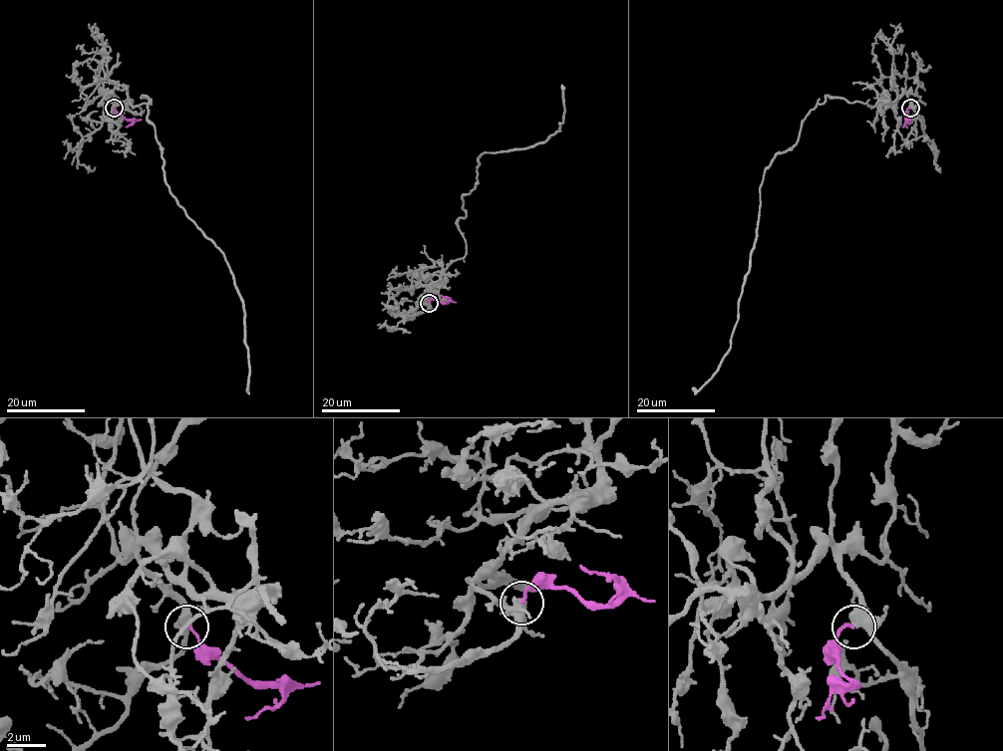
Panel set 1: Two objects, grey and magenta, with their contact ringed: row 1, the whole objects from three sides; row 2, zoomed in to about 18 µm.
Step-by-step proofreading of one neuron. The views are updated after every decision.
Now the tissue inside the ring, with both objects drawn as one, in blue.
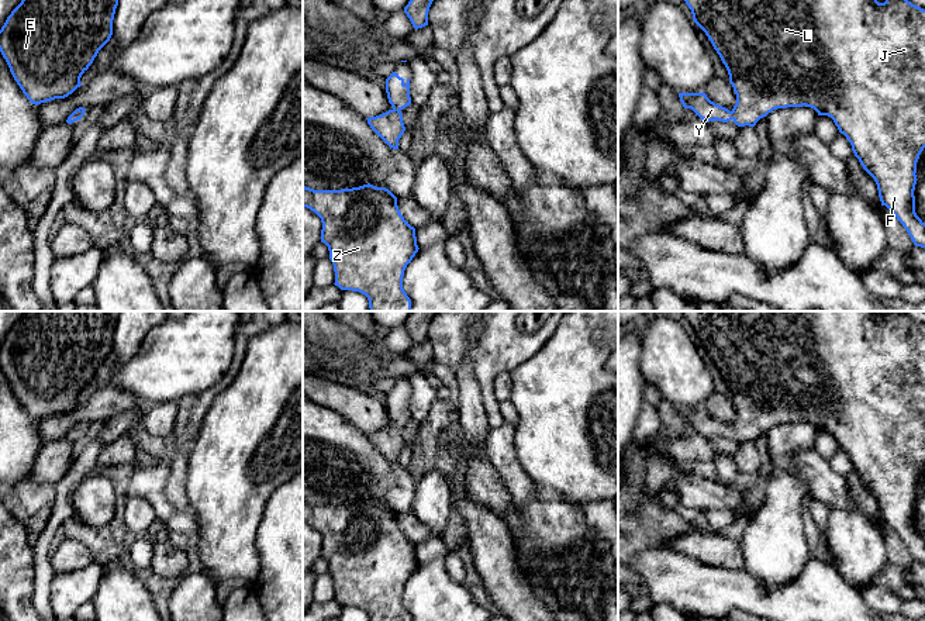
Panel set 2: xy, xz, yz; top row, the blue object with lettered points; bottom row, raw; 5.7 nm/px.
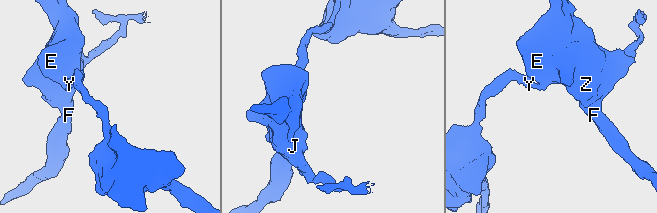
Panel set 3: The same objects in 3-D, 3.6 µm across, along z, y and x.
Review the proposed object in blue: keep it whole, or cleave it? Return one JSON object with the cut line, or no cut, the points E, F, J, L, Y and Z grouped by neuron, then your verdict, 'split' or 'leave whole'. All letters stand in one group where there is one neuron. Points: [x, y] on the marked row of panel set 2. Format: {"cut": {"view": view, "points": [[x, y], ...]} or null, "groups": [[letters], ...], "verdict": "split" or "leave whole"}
{"cut": null, "groups": [["E", "F", "J", "L", "Y", "Z"]], "verdict": "leave whole"}

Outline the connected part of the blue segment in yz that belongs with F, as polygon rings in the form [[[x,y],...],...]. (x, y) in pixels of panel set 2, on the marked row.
[[[684,0],[688,8],[691,10],[693,20],[694,23],[705,32],[708,39],[711,41],[714,49],[719,55],[722,63],[725,65],[728,75],[729,75],[729,83],[734,87],[734,92],[736,94],[736,104],[734,108],[729,111],[728,108],[715,104],[711,101],[707,94],[703,93],[679,93],[680,101],[684,108],[691,108],[696,115],[698,115],[701,120],[710,123],[710,121],[734,121],[738,127],[755,127],[756,123],[766,117],[769,113],[777,108],[787,108],[787,107],[811,107],[814,108],[818,115],[828,115],[833,120],[835,125],[838,127],[839,132],[846,137],[846,139],[852,145],[852,151],[855,156],[859,159],[860,165],[863,169],[874,179],[879,190],[879,197],[881,201],[881,206],[886,206],[895,217],[897,220],[902,224],[902,227],[907,230],[908,235],[911,237],[912,242],[915,246],[925,248],[925,222],[917,215],[915,213],[915,184],[917,184],[917,162],[919,159],[921,152],[925,148],[925,10],[912,4],[908,0],[886,0],[884,3],[879,3],[877,0]]]

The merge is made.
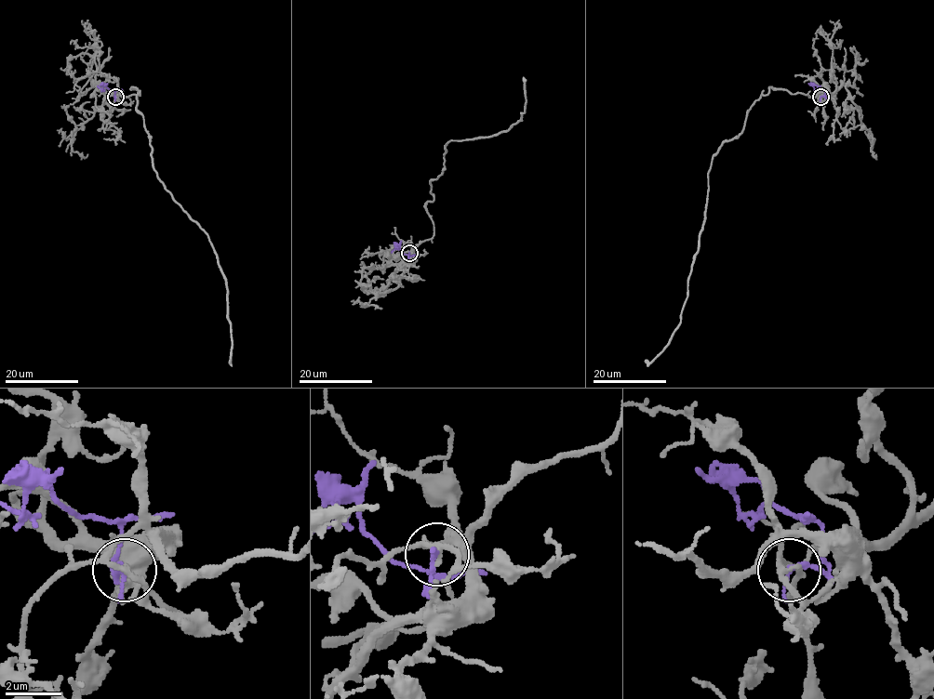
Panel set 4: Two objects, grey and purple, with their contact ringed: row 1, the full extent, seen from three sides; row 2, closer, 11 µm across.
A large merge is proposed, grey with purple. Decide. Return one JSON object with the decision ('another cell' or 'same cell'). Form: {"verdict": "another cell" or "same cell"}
{"verdict": "another cell"}

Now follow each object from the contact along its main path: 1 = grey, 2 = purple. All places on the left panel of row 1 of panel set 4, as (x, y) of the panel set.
1: (115, 97), (140, 94), (135, 87), (140, 95), (137, 110), (157, 178), (217, 257), (229, 360)
2: (115, 97), (115, 90), (97, 85)

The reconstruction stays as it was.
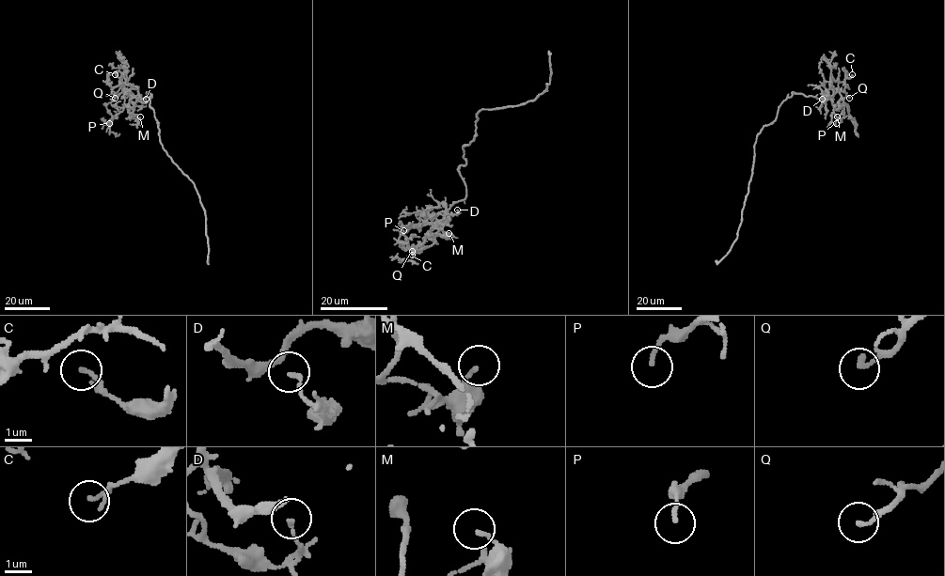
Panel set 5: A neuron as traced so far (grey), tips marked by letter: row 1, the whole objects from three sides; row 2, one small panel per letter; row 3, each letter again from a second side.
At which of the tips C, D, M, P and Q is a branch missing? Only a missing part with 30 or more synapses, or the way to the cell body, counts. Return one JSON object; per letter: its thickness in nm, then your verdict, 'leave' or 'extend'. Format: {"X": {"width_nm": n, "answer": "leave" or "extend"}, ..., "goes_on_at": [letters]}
{"C": {"width_nm": 110, "answer": "leave"}, "D": {"width_nm": 150, "answer": "leave"}, "M": {"width_nm": 120, "answer": "leave"}, "P": {"width_nm": 130, "answer": "leave"}, "Q": {"width_nm": 170, "answer": "extend"}, "goes_on_at": ["Q"]}

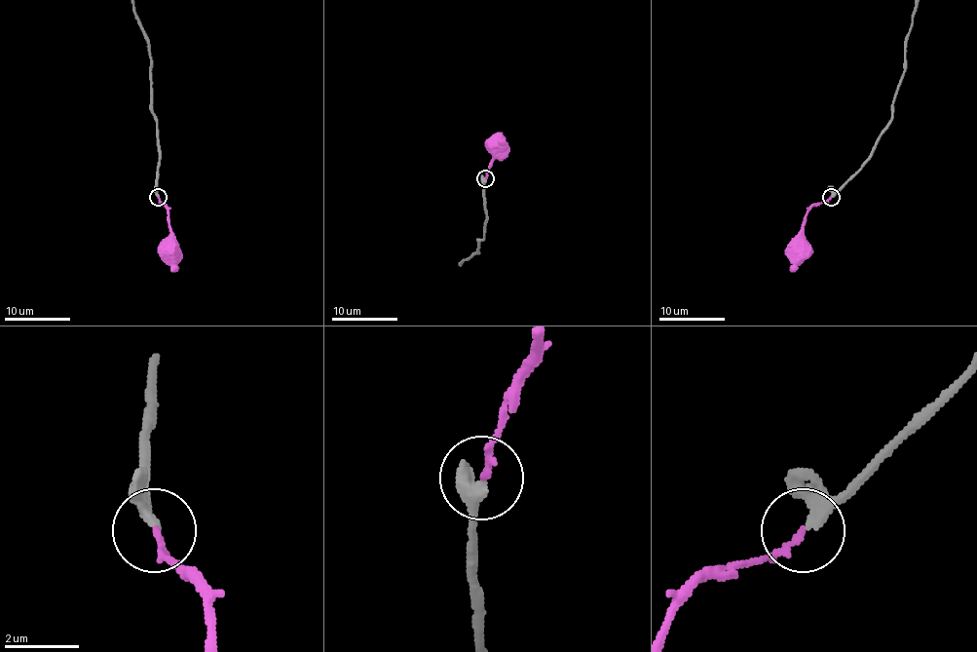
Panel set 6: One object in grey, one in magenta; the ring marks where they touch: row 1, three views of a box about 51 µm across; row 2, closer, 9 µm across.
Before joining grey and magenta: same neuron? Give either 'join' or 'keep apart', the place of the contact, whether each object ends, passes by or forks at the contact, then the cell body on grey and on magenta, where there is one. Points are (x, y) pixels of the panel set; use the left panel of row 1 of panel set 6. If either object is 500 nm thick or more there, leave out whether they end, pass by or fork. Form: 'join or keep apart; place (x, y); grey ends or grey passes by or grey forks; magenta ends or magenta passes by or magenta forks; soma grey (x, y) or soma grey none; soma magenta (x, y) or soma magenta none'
join; place (158, 197); grey passes by; magenta ends; soma grey none; soma magenta (170, 249)

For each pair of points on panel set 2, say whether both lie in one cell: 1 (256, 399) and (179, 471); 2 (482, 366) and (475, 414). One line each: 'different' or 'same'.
1: different
2: different

